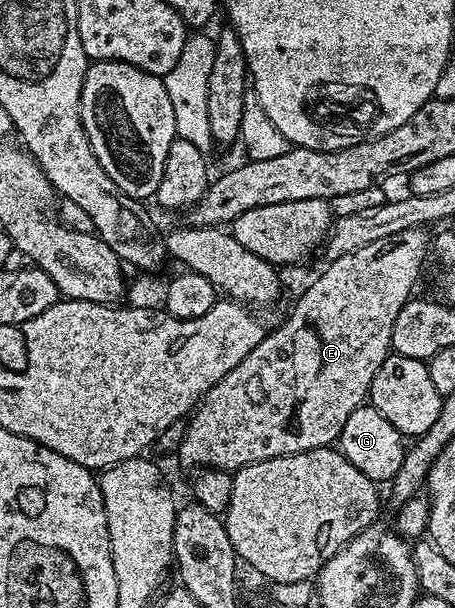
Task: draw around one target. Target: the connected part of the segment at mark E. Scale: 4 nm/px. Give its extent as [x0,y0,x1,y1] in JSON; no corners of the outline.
[175,228,431,472]

